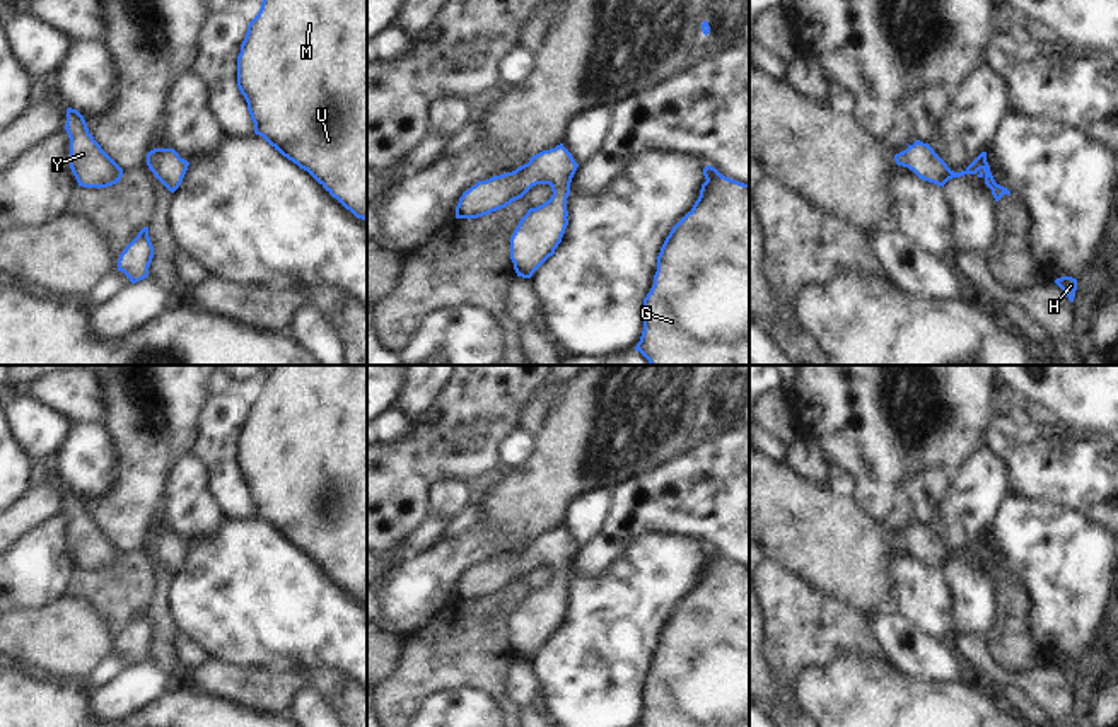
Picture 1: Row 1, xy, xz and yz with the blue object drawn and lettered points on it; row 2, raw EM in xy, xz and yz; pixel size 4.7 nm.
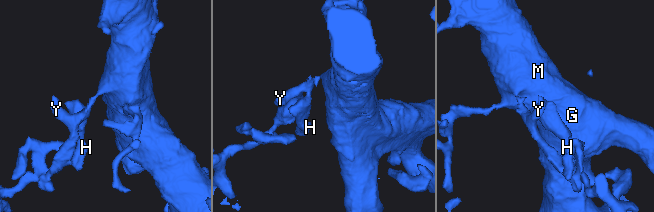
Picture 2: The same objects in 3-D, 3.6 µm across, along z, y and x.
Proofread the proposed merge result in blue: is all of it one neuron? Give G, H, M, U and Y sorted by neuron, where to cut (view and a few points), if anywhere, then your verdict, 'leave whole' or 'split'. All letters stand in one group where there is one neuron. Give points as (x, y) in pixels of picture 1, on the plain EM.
G H M U Y; no cut; leave whole

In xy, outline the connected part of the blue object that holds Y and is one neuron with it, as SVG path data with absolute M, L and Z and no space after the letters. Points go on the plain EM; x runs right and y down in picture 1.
M67 491L65 512L70 521L70 551L79 568L99 572L119 565L123 551L94 522L77 491Z

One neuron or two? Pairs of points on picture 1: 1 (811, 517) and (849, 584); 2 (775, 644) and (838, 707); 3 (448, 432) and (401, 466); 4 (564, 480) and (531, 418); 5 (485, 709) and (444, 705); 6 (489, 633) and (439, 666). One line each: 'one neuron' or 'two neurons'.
1: one neuron
2: two neurons
3: one neuron
4: two neurons
5: one neuron
6: one neuron

